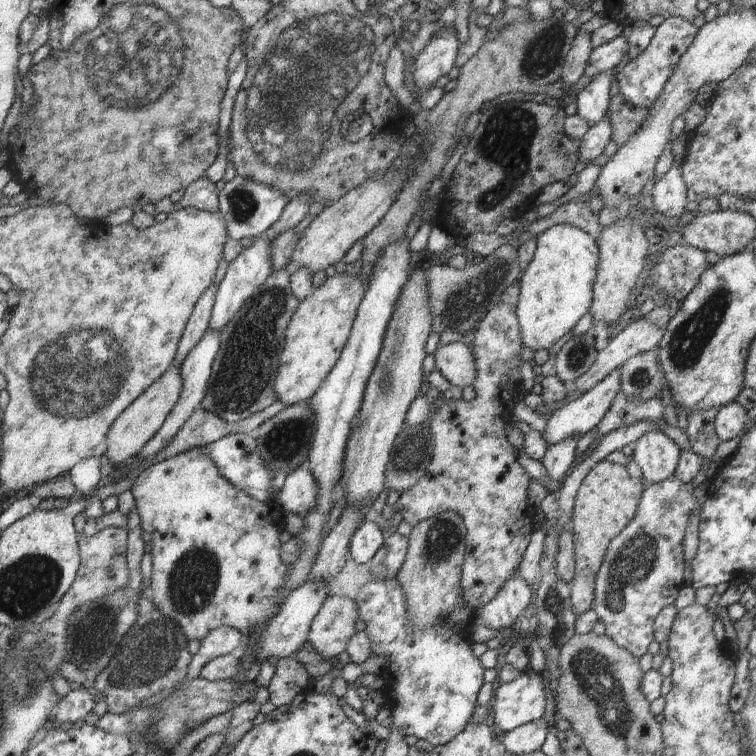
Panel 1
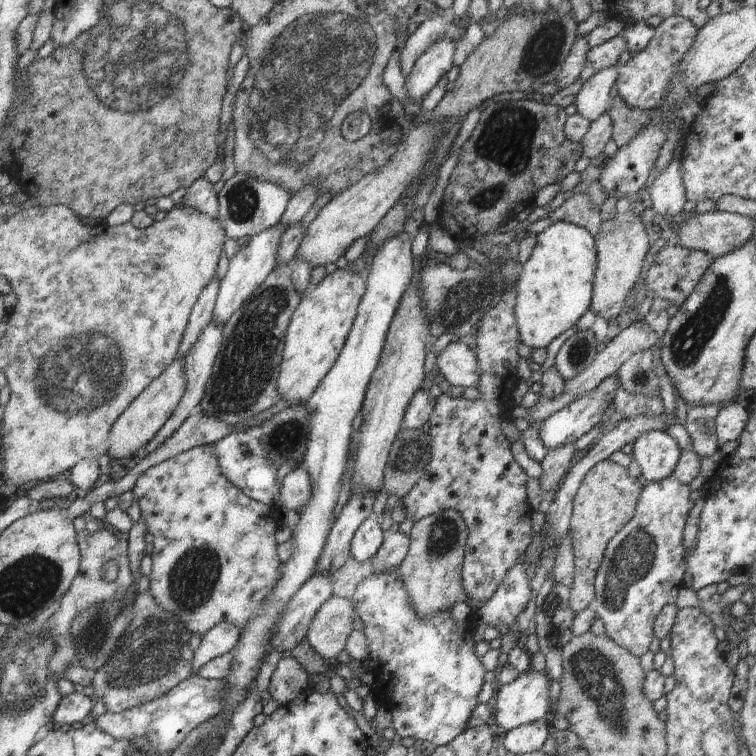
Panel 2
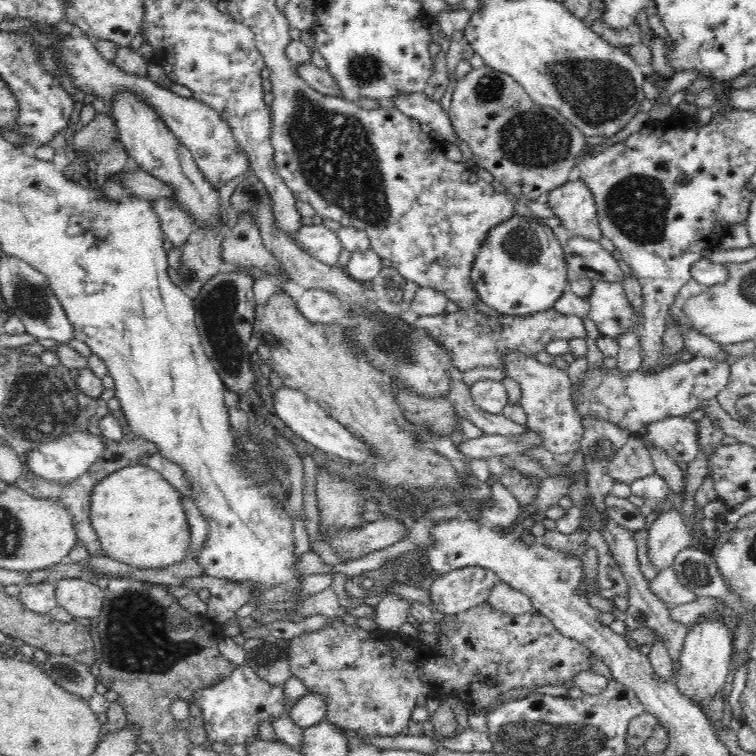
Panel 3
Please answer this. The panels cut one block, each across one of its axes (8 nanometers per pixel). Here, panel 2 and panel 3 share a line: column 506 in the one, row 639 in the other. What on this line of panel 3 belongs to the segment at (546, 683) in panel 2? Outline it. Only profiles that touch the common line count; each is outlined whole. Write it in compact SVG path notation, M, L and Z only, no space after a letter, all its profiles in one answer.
M722 619L704 620L694 624L686 634L682 655L680 656L681 674L675 680L678 689L698 706L708 704L717 692L722 692L732 664L733 640L729 629Z

